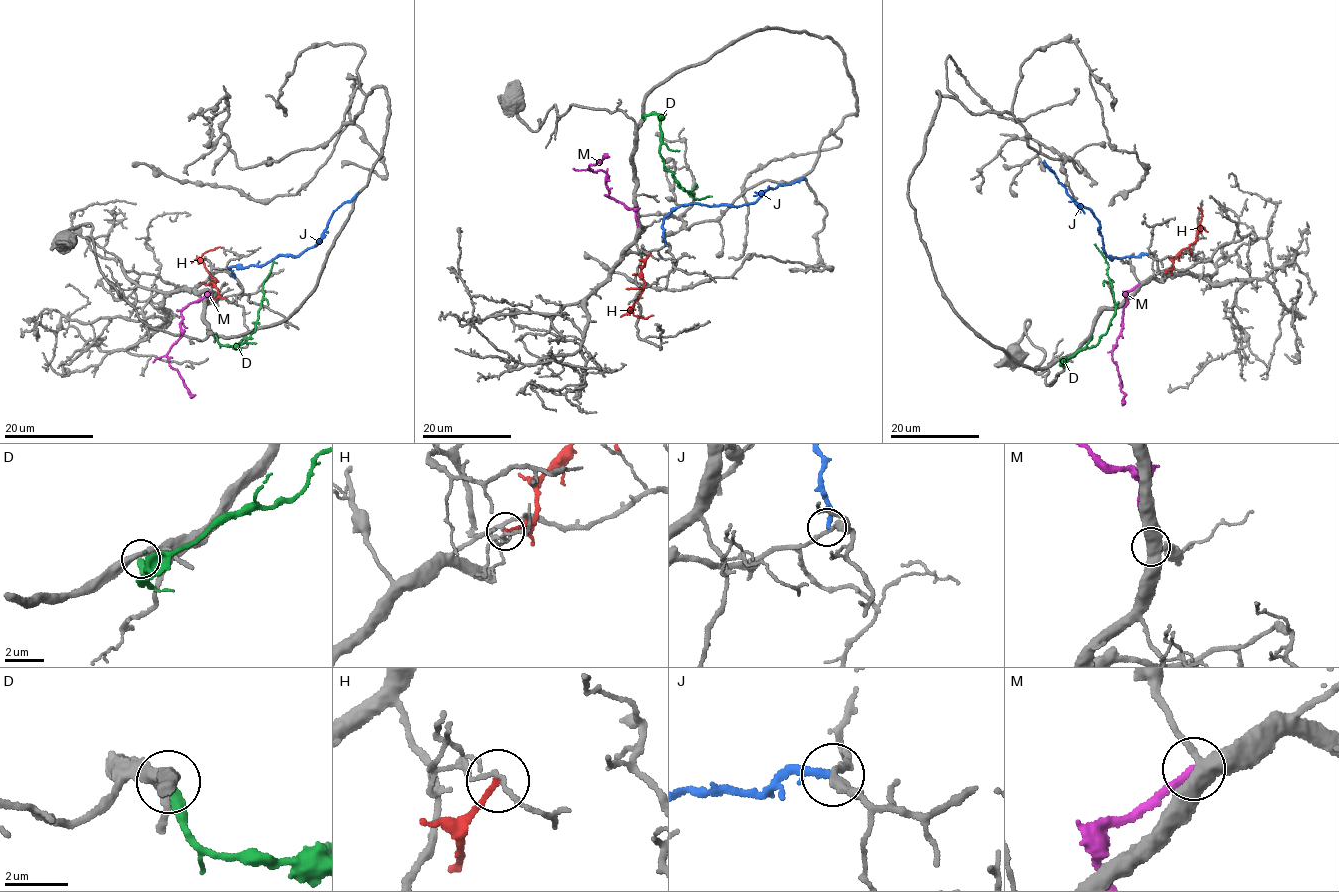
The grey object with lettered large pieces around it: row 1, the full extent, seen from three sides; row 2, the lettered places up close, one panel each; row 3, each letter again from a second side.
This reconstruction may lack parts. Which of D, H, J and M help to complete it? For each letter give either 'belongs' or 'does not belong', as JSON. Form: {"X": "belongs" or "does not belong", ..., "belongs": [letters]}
{"D": "does not belong", "H": "does not belong", "J": "does not belong", "M": "does not belong", "belongs": []}

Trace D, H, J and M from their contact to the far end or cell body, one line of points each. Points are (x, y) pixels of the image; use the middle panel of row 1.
D: (642, 117), (656, 114), (660, 154), (680, 188), (693, 194), (694, 200), (712, 196)
H: (650, 254), (641, 270), (645, 285), (631, 311), (639, 317), (654, 316)
J: (664, 245), (663, 221), (678, 207), (698, 203), (737, 206), (753, 203), (761, 192), (806, 180)
M: (638, 227), (635, 211), (610, 198), (605, 172), (589, 170), (588, 167), (601, 163), (607, 153)

